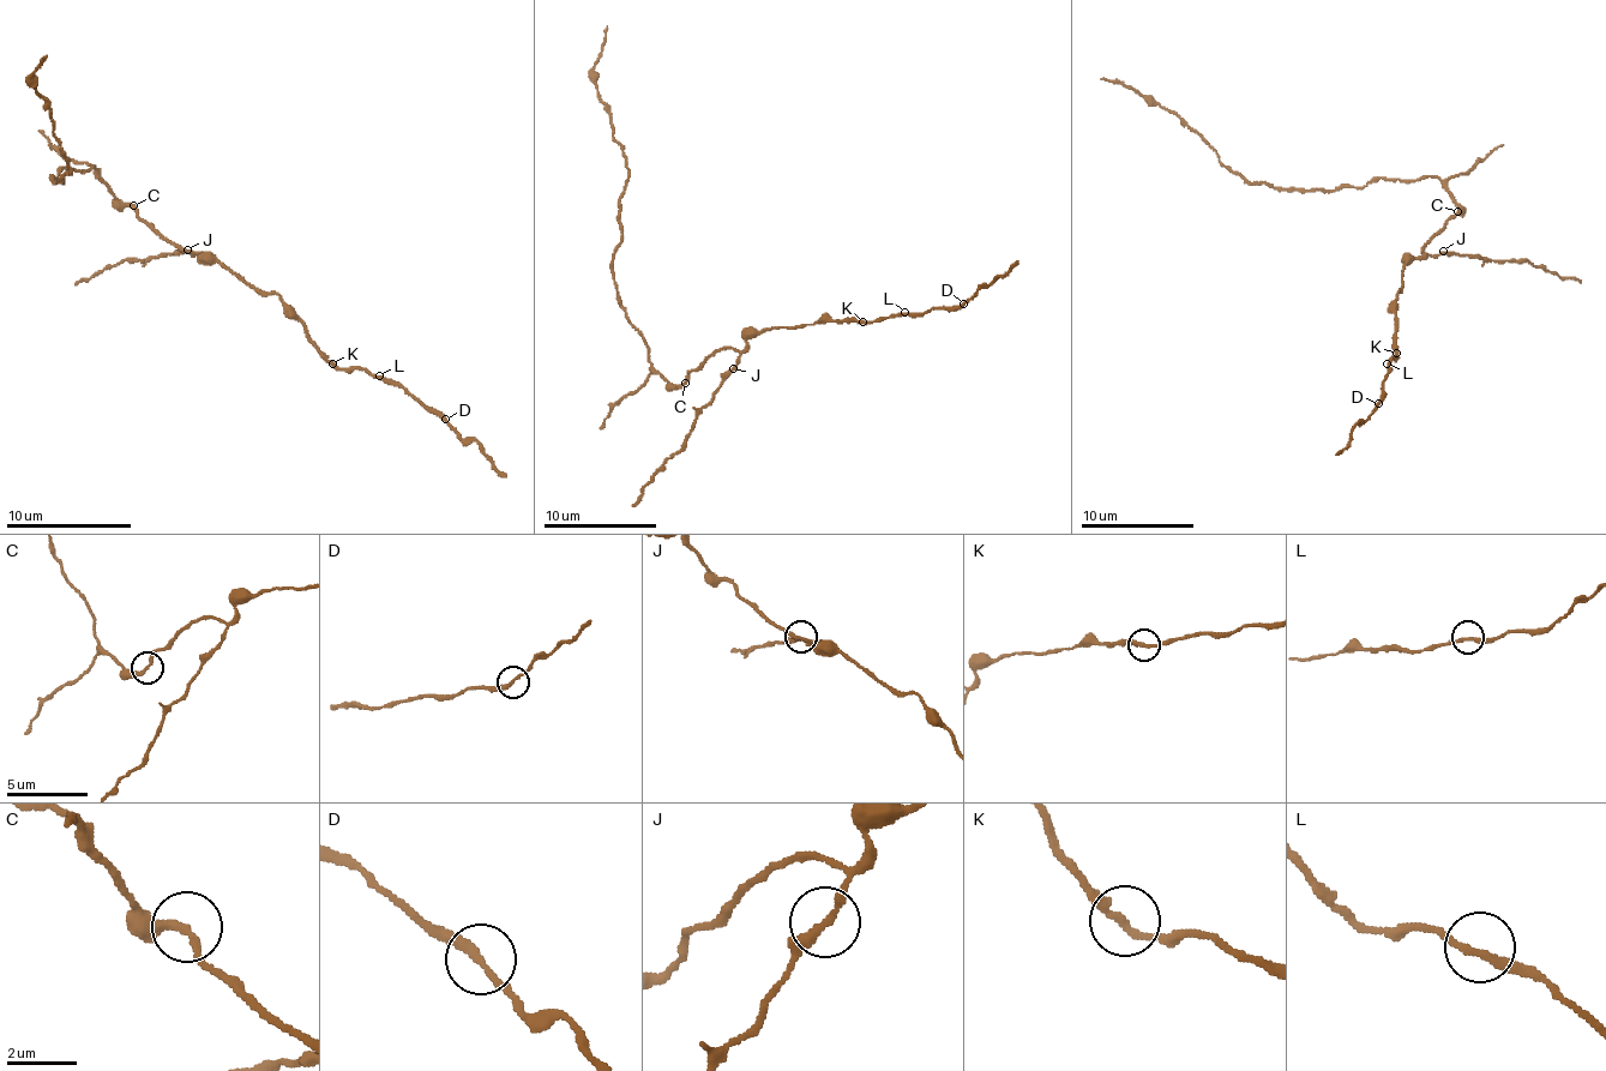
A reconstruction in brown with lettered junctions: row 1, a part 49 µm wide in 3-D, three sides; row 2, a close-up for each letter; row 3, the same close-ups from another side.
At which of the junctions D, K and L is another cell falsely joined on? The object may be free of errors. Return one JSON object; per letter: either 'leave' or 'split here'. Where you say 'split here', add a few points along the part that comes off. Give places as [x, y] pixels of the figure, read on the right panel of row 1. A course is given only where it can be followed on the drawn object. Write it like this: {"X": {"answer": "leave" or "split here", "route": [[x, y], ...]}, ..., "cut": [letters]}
{"D": {"answer": "leave"}, "K": {"answer": "leave"}, "L": {"answer": "leave"}, "cut": []}

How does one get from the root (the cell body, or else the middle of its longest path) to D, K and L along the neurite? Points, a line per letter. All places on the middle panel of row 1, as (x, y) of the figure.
D: (683, 383), (716, 352), (741, 352), (750, 337), (775, 326), (882, 320), (958, 310), (963, 304)
K: (683, 383), (716, 352), (741, 352), (750, 337), (767, 329), (820, 320), (862, 320)
L: (683, 383), (716, 352), (741, 352), (750, 337), (775, 326), (800, 326), (820, 320), (882, 320), (904, 312)

